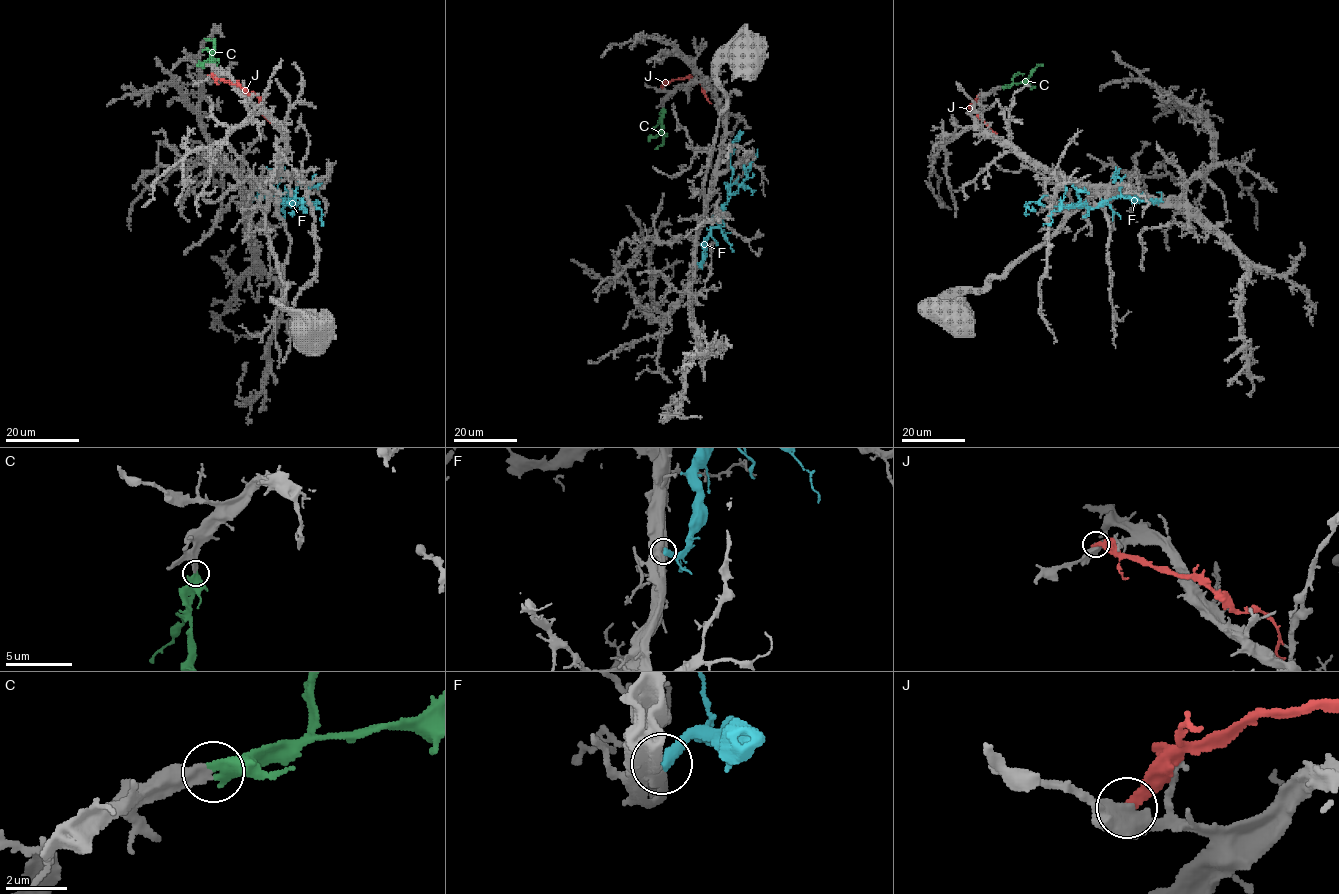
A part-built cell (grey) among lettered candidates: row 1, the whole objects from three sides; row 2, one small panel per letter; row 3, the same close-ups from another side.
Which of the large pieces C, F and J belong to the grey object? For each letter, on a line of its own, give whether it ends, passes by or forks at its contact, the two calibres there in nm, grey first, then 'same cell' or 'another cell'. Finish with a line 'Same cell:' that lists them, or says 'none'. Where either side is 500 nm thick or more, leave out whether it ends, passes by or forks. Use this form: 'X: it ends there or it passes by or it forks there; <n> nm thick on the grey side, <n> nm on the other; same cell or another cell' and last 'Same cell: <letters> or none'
C: it ends there; 320 nm thick on the grey side, 480 nm on the other; same cell
F: 900 nm thick on the grey side, 440 nm on the other; another cell
J: it ends there; 460 nm thick on the grey side, 360 nm on the other; another cell
Same cell: C

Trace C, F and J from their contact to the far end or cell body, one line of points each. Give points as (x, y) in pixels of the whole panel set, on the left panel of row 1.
C: (214, 65), (214, 42), (204, 38)
F: (252, 200), (267, 192), (288, 205), (292, 200), (294, 204), (291, 203), (298, 198), (304, 213)
J: (210, 75), (238, 84), (248, 93), (254, 93), (260, 99), (259, 107), (270, 123)

